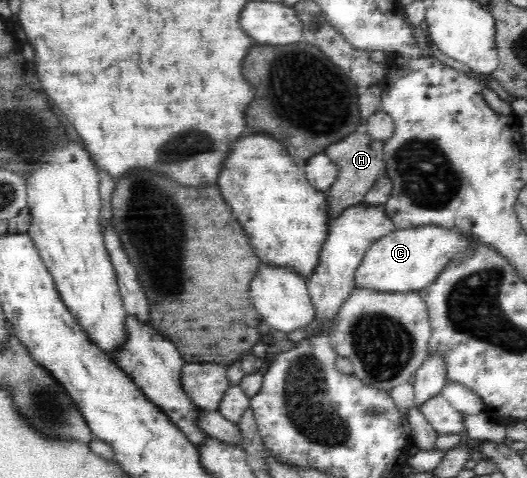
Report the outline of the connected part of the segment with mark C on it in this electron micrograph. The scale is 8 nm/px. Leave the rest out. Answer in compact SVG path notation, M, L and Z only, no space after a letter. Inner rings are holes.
M437 225L395 229L374 242L361 258L355 270L355 289L375 289L387 293L421 292L447 269L448 263L463 254L472 238L457 230Z

